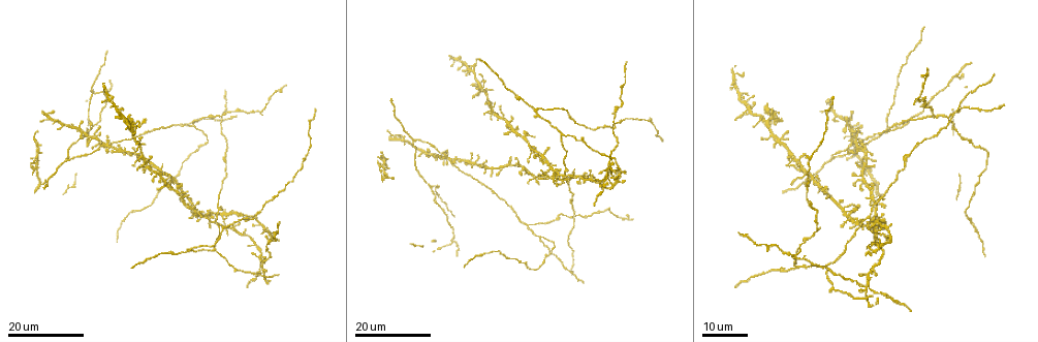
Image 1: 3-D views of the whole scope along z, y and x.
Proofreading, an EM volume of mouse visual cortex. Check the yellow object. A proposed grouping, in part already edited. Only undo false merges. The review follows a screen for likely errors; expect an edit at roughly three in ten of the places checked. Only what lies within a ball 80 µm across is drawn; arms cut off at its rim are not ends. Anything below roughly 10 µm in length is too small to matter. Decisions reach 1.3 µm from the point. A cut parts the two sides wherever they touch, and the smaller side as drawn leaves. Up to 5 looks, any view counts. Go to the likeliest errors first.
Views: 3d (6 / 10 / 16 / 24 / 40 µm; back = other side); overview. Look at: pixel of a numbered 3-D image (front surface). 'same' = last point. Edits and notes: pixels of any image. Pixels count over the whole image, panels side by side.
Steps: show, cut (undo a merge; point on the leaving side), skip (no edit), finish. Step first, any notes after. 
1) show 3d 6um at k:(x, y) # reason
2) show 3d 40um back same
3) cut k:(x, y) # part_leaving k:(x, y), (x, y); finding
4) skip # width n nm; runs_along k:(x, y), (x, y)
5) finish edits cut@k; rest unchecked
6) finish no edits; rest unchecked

show 3d 24um at 1:(570, 178)

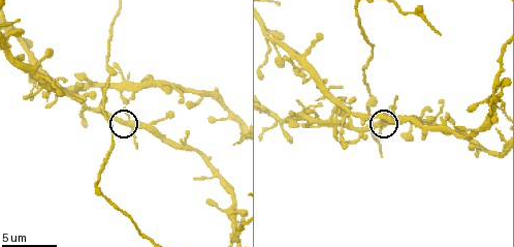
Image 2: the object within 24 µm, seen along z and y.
show 3d 10um at 2:(129, 120)

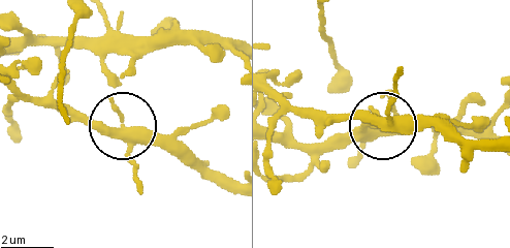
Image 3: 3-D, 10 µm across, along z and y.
skip # width 330 nm; runs_along 3:(13, 83), (106, 125), (180, 136), (197, 125); all the same cell

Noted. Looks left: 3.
show 3d 10um at 2:(491, 91) # four-way junction

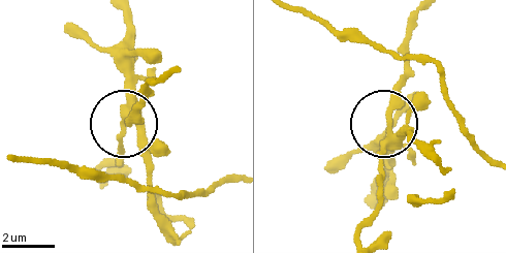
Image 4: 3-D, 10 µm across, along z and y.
cut 4:(398, 101) # part_leaving 4:(389, 140), (389, 103), (415, 10); two cells meet here

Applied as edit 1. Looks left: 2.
show 3d 10um at 2:(70, 94) # looks like a crossing

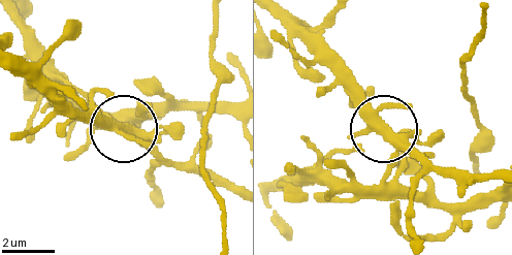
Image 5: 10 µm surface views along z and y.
skip # width 340 nm; runs_along 5:(358, 147), (378, 129), (338, 84); continuous, no second cell

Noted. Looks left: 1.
finish edits cut@4; rest unchecked

